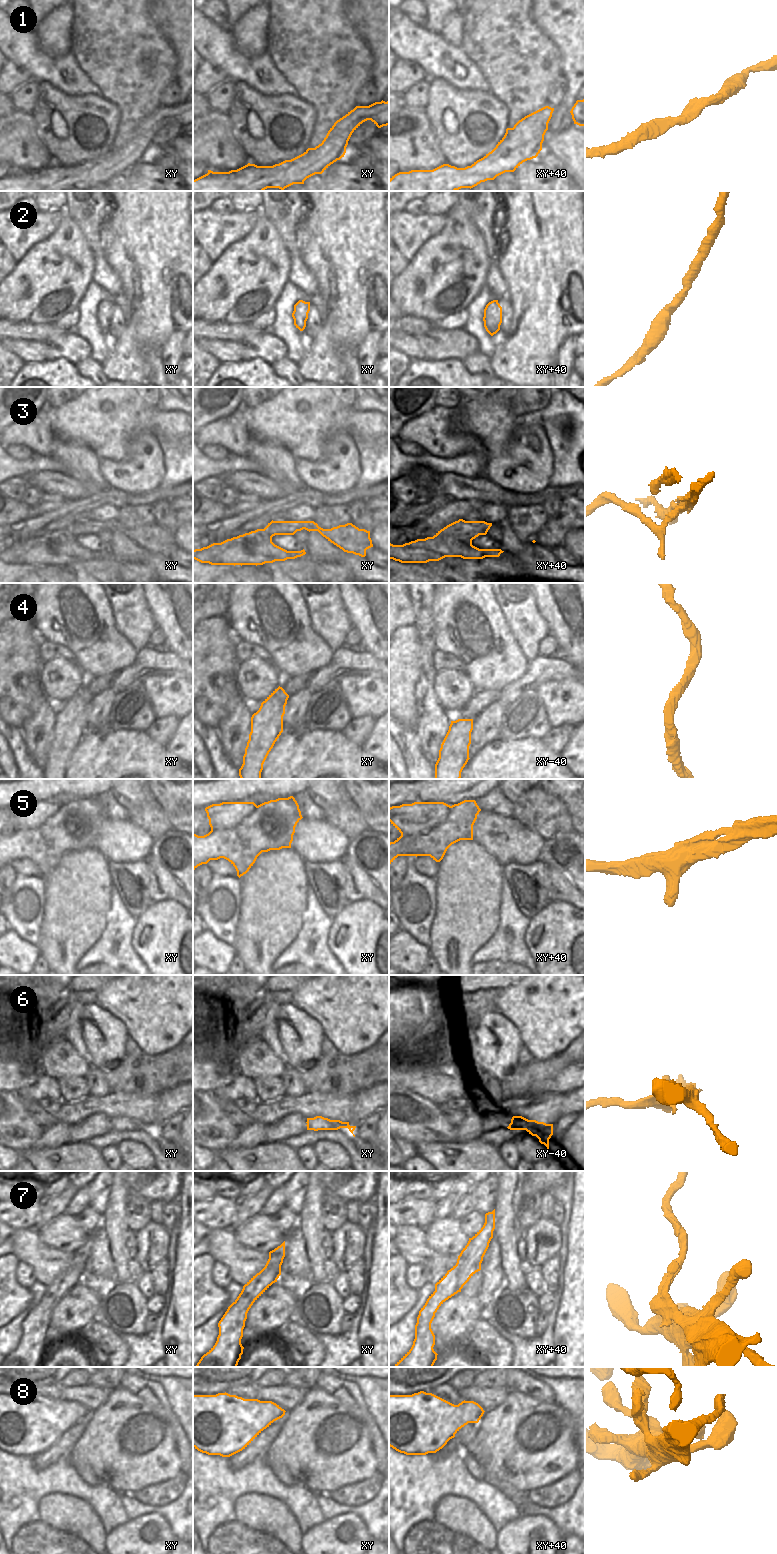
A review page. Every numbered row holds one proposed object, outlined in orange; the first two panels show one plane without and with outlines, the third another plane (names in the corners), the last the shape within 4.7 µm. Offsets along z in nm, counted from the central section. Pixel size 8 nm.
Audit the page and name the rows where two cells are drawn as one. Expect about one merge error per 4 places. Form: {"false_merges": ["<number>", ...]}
{"false_merges": ["3", "5", "6", "7"]}

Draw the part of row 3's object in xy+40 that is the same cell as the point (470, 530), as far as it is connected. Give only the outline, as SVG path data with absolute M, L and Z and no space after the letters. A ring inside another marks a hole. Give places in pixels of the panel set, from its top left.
M459 519L458 521L462 528L457 535L453 535L452 537L469 545L472 545L472 540L479 535L486 535L492 526L492 523L485 521L465 521L463 519Z

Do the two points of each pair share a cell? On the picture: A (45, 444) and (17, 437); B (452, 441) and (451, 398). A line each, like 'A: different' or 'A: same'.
A: same
B: different

